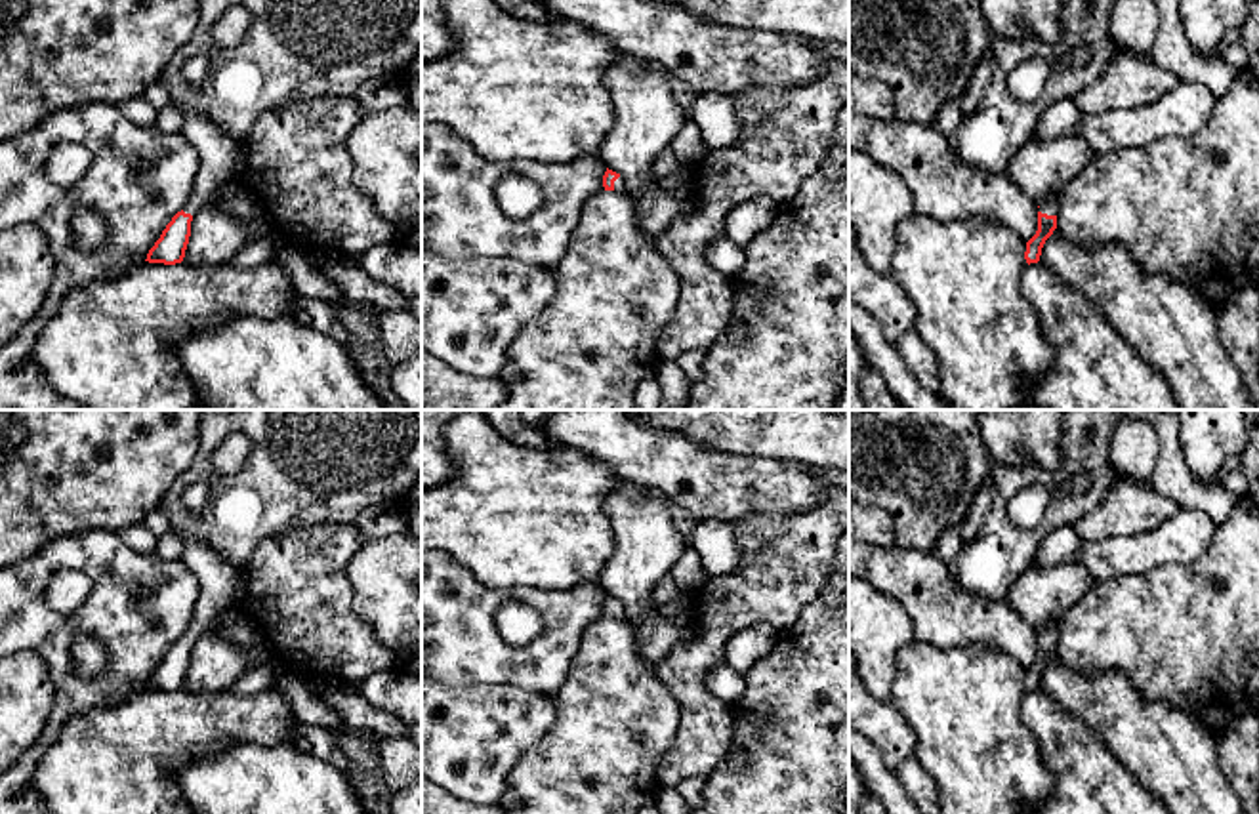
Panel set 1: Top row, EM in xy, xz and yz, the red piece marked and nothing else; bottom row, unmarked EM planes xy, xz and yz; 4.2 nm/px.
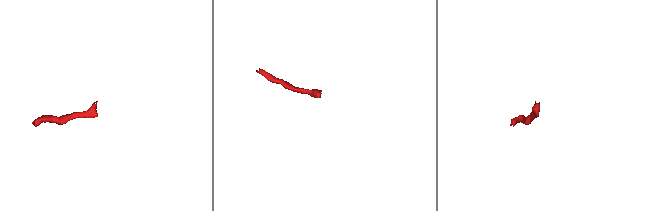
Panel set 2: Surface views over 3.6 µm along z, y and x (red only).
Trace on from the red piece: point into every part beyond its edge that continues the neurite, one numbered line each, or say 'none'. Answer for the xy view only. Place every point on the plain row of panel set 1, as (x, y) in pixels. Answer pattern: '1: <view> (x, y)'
1: xy (220, 584)

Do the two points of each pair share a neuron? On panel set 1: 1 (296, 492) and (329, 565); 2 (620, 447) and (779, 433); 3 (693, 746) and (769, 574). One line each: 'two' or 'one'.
1: two
2: two
3: one

